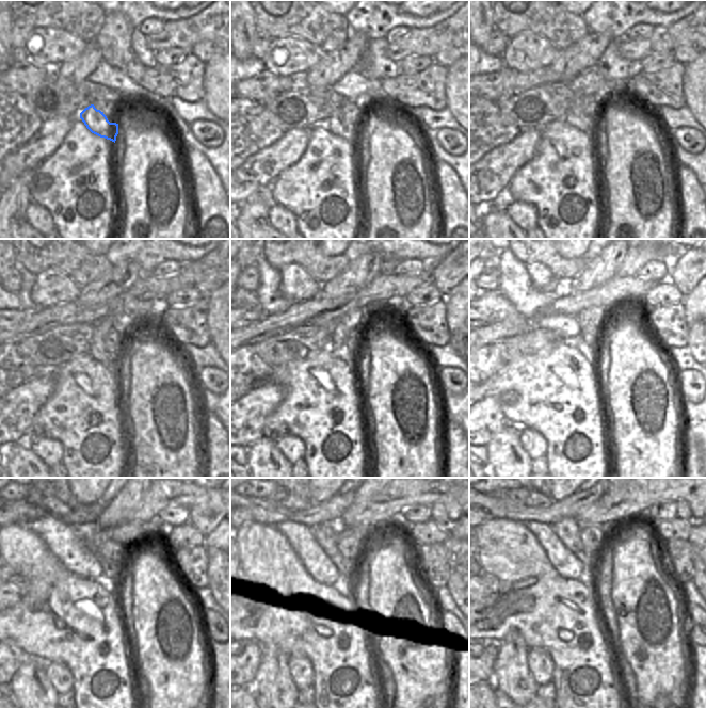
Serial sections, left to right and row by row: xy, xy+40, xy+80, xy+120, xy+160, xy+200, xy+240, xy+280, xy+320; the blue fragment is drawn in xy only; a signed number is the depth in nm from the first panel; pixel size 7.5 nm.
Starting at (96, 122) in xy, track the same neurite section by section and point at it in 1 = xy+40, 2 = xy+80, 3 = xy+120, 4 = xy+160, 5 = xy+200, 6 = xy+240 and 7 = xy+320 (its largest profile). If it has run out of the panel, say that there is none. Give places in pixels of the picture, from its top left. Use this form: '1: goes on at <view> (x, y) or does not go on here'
1: goes on at xy+40 (336, 124)
2: goes on at xy+80 (575, 116)
3: goes on at xy+120 (101, 328)
4: goes on at xy+160 (351, 323)
5: goes on at xy+200 (591, 320)
6: goes on at xy+240 (111, 554)
7: goes on at xy+320 (592, 536)

